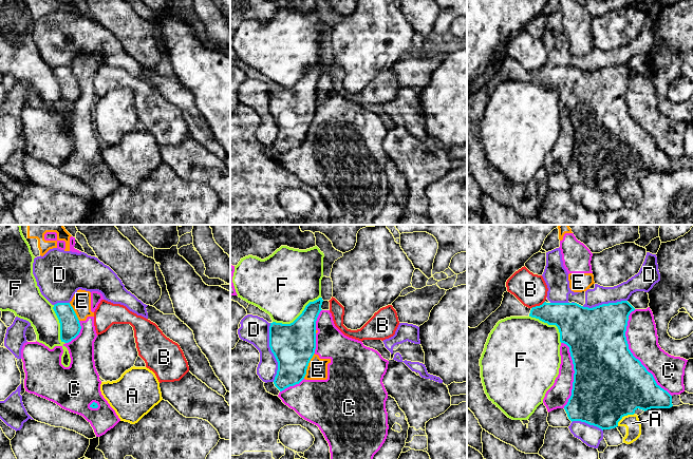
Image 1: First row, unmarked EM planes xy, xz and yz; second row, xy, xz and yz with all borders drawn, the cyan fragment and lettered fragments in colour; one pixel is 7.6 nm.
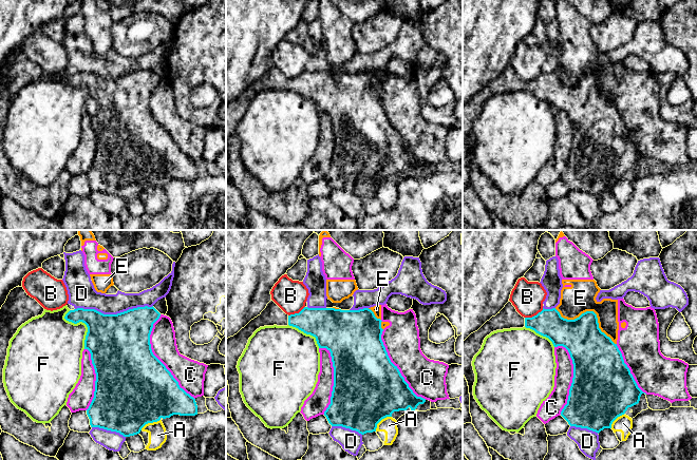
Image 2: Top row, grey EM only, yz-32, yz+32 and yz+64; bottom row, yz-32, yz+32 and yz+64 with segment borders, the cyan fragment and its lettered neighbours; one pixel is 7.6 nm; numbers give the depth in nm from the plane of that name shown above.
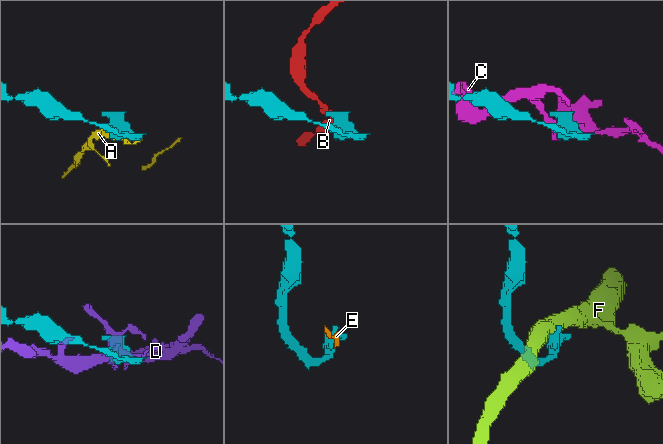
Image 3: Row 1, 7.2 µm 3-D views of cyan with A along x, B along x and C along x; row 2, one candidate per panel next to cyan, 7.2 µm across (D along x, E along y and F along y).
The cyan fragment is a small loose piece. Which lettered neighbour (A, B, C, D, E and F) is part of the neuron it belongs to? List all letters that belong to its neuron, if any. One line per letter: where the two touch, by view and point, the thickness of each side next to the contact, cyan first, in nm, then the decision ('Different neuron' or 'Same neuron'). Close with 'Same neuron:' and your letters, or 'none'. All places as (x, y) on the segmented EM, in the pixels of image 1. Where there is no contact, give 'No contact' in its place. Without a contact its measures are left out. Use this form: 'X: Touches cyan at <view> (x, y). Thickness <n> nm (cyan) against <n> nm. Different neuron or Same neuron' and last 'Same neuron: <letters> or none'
A: Touches cyan at yz (624, 415). Thickness 500 nm (cyan) against 120 nm. Different neuron
B: Touches cyan at yz (538, 306). Thickness 220 nm (cyan) against 240 nm. Different neuron
C: Touches cyan at yz (635, 358). Thickness 500 nm (cyan) against 240 nm. Different neuron
D: Touches cyan at xz (272, 351). Thickness 320 nm (cyan) against 220 nm. Different neuron
E: Touches cyan at xz (307, 365). Thickness 320 nm (cyan) against 160 nm. Different neuron
F: Touches cyan at xz (298, 317). Thickness 320 nm (cyan) against 440 nm. Different neuron
Same neuron: none

